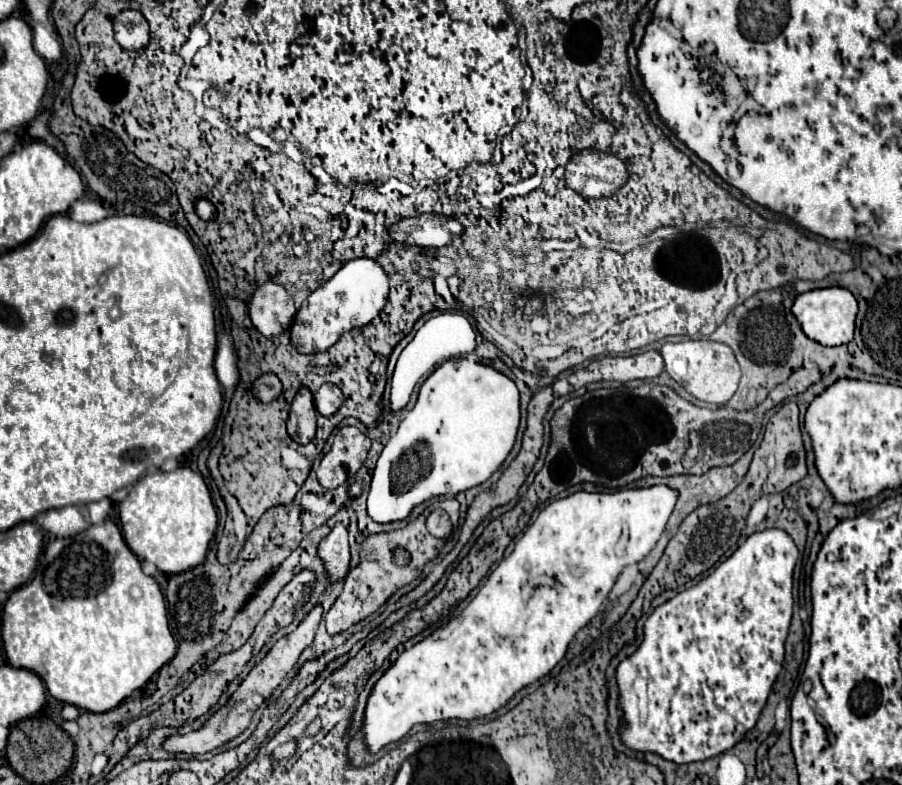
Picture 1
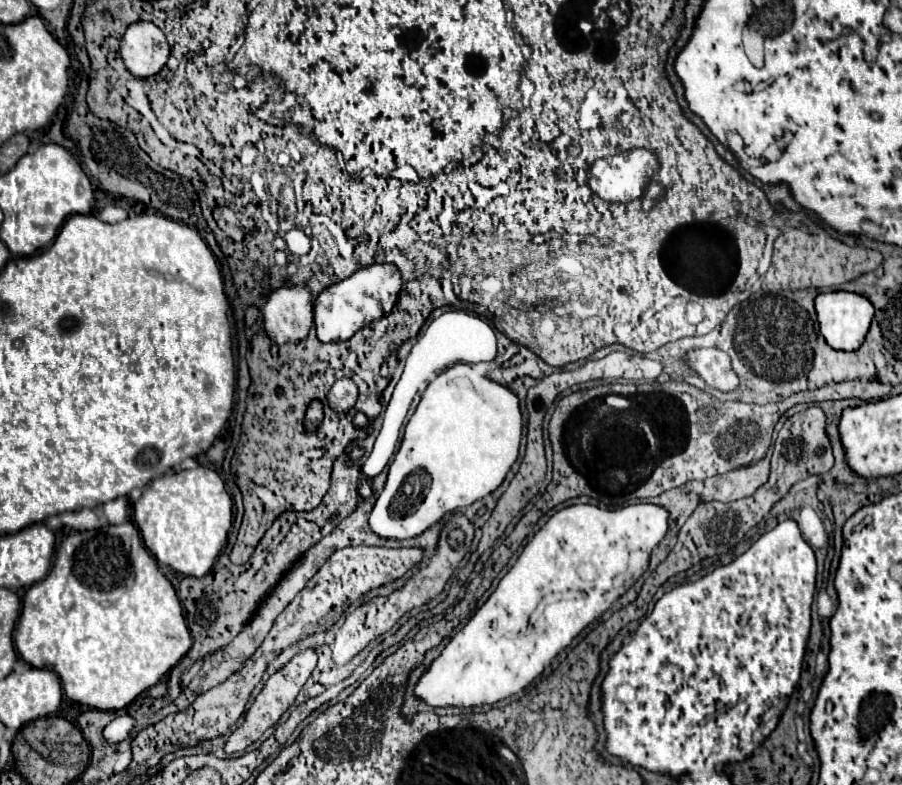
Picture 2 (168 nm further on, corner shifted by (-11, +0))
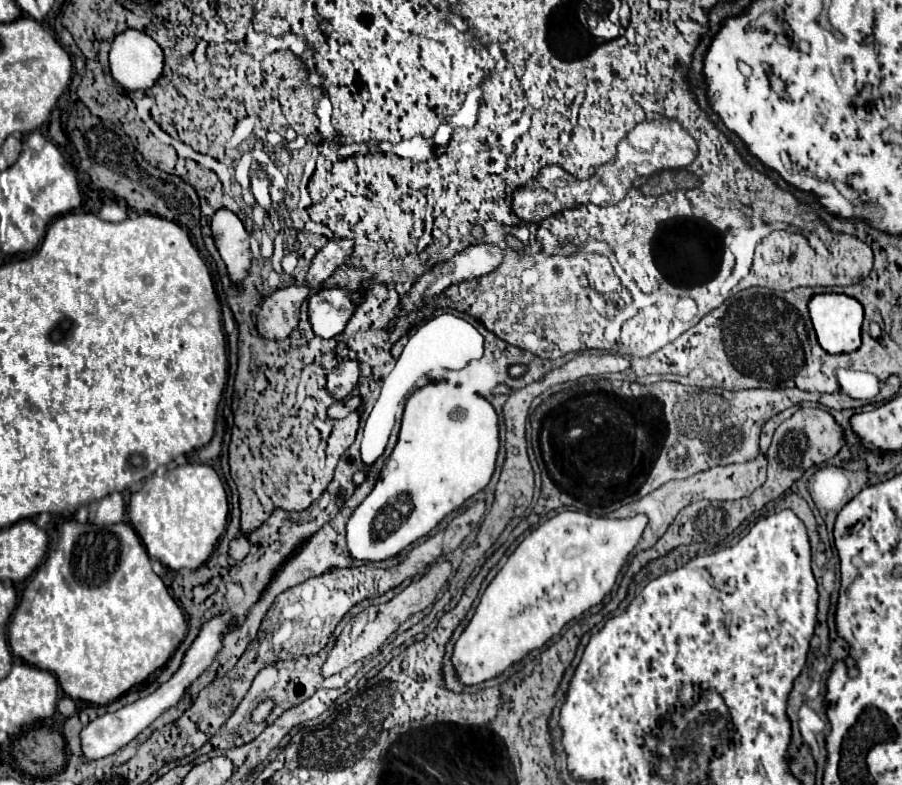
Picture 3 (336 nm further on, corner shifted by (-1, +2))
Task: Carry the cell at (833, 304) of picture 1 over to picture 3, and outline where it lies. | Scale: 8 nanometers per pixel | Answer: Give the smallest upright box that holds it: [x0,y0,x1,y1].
[809,295,863,353]

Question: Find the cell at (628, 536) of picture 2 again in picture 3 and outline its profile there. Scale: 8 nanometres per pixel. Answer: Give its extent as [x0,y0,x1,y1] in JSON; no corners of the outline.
[453,511,645,685]

